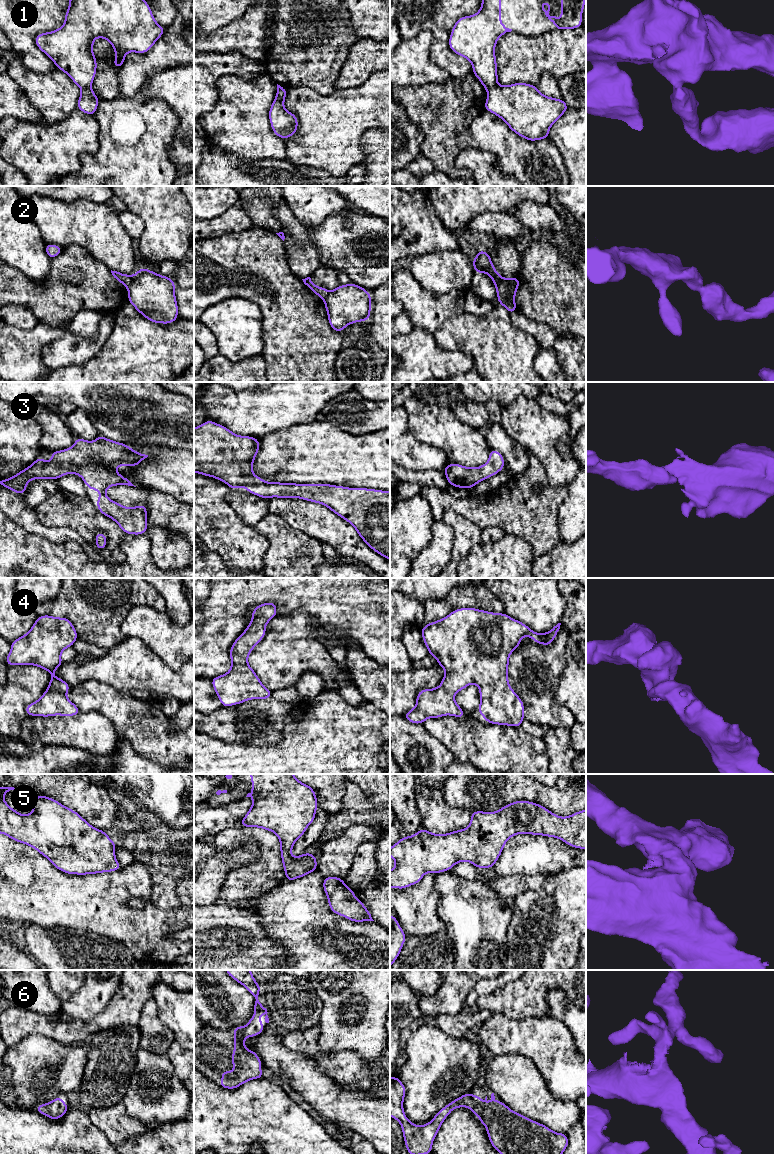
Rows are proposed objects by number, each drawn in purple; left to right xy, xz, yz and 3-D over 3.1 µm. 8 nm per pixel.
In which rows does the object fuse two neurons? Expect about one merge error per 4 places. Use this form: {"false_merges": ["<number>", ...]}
{"false_merges": ["1", "2"]}

